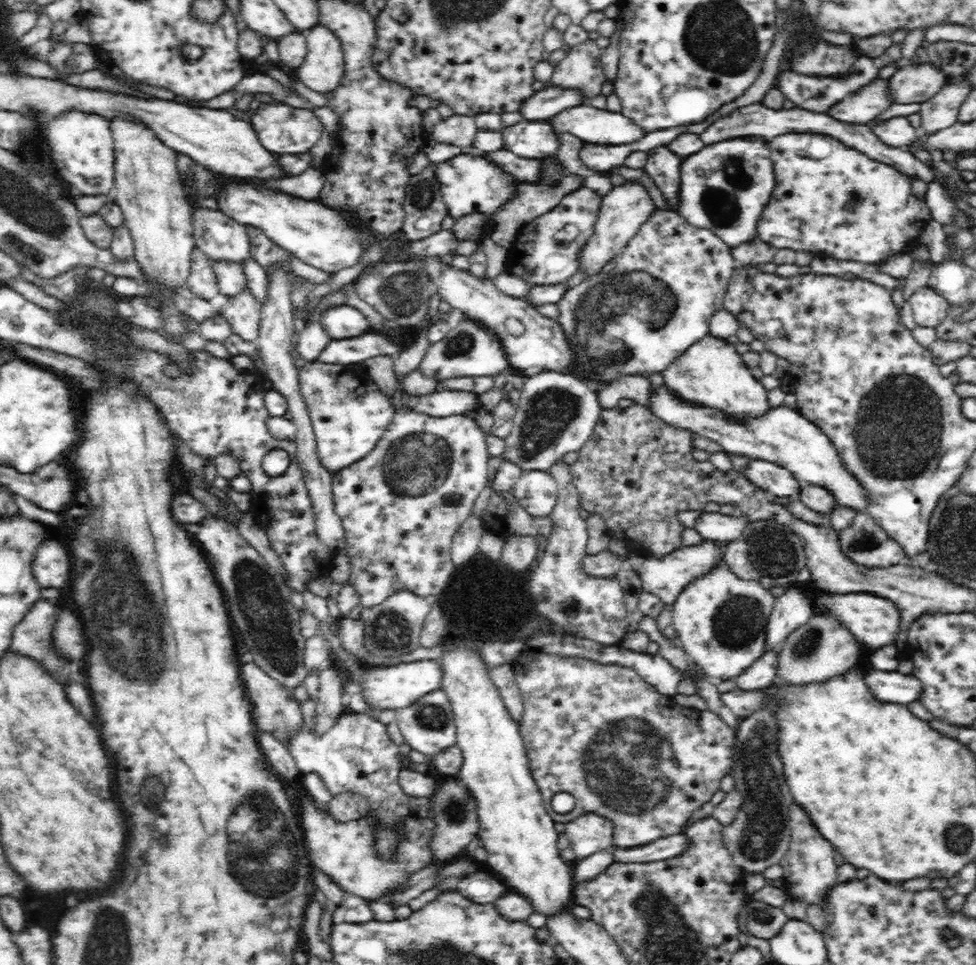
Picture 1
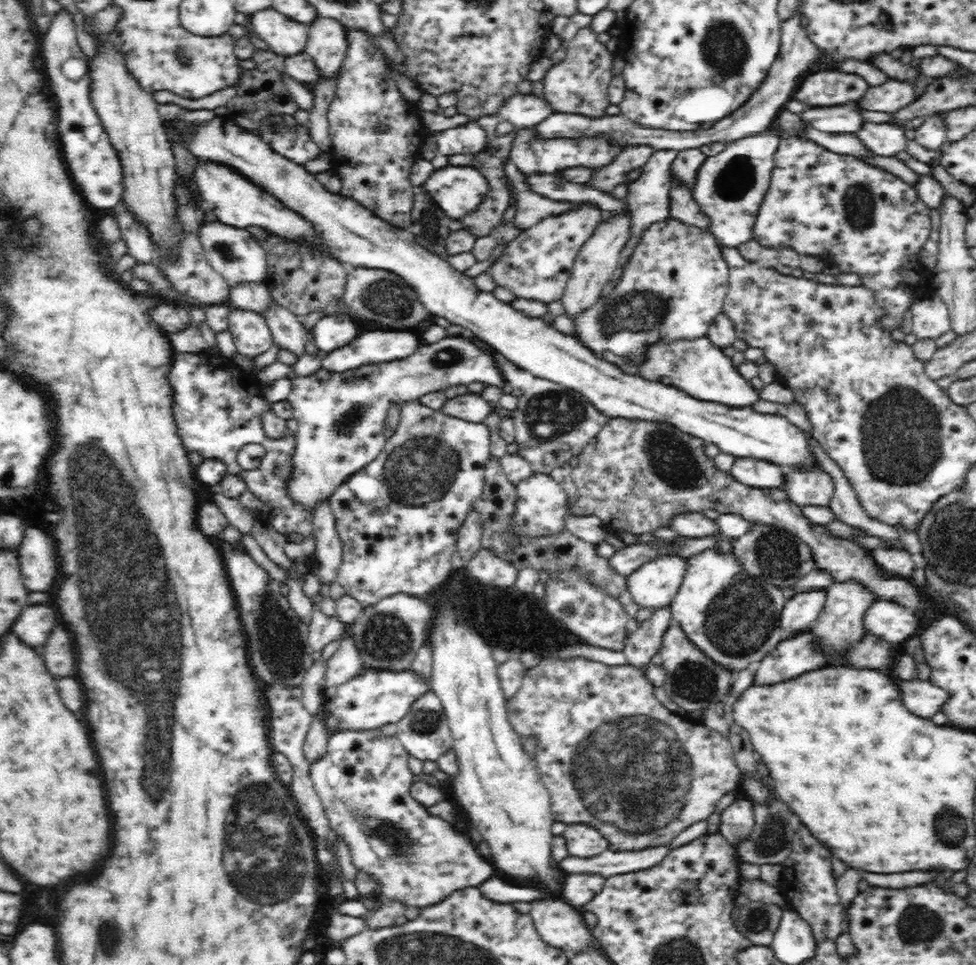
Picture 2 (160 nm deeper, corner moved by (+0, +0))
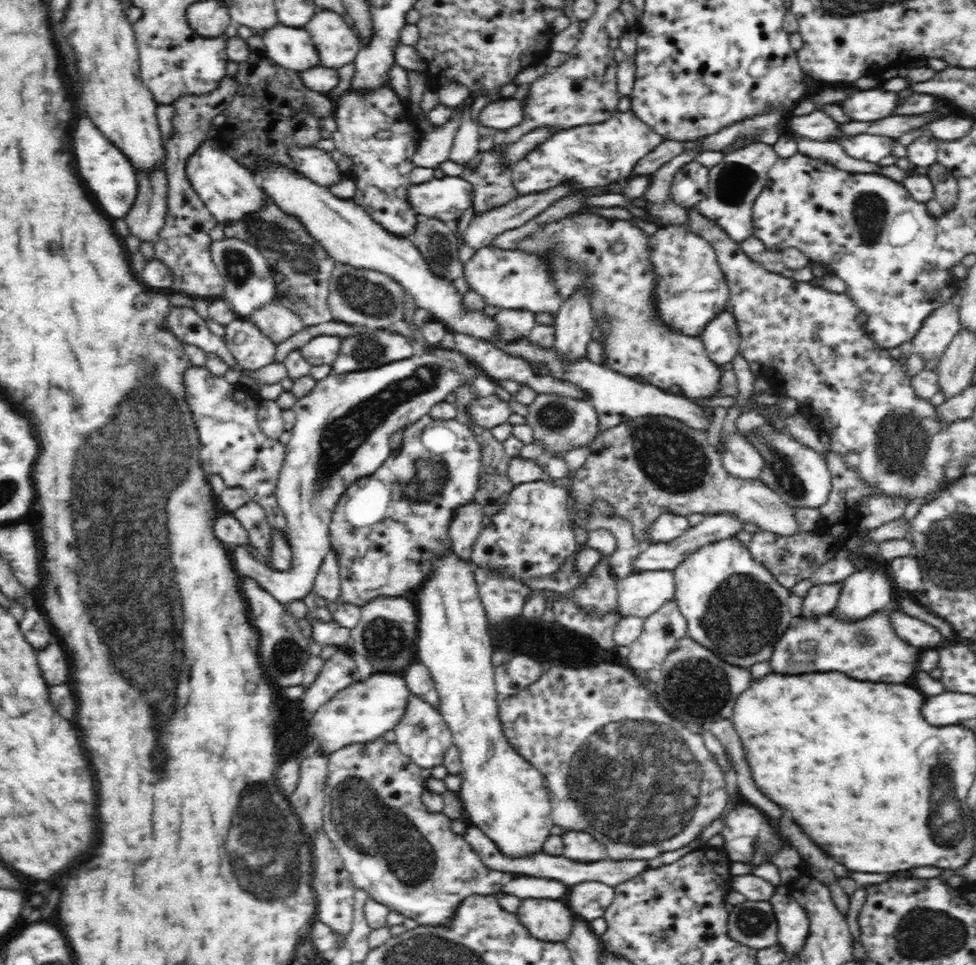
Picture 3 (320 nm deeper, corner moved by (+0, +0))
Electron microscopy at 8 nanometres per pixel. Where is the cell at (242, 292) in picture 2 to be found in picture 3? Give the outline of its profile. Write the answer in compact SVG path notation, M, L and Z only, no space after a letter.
M279 301L252 313L251 320L276 345L288 340L305 327L302 319L290 309L282 306Z

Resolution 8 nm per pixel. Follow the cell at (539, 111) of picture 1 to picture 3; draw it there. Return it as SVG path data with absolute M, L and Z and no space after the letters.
M499 99L487 104L480 112L477 126L492 128L494 131L507 131L522 123L524 111L522 102L514 99Z

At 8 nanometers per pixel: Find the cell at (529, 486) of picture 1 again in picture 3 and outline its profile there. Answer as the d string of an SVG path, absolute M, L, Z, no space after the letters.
M546 480L526 482L515 485L508 495L508 500L503 508L492 516L492 523L484 527L478 534L477 540L472 545L472 554L469 562L475 568L488 569L490 573L498 573L508 579L525 582L528 579L542 578L554 574L559 566L572 555L578 553L582 547L576 541L574 520L568 512L569 495L566 490L554 486Z

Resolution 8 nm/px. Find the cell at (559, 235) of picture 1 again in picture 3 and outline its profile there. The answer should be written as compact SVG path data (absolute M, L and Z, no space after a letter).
M488 245L476 249L474 256L463 264L463 279L467 283L468 291L474 291L484 299L484 306L498 307L499 310L555 314L562 304L560 295L554 289L550 266L538 255Z

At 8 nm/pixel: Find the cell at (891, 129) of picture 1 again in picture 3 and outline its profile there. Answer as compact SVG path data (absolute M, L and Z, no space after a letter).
M862 134L862 136L850 137L840 141L842 150L846 156L856 160L877 163L884 156L891 154L892 142L896 139L882 136Z

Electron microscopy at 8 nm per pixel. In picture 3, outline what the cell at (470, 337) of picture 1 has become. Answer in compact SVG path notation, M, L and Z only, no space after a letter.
M436 350L426 352L424 356L406 357L392 361L378 368L362 369L358 372L332 374L317 382L314 388L298 399L294 406L295 425L291 430L292 438L287 444L286 460L277 483L277 504L284 511L287 528L284 530L286 542L292 551L291 566L288 571L277 571L260 564L246 546L234 547L232 558L235 571L244 578L250 578L262 589L268 591L277 602L288 605L294 601L304 601L313 593L316 575L323 565L324 557L331 551L330 524L335 506L338 506L342 494L352 483L372 476L391 454L390 436L403 431L420 417L428 415L430 409L466 380L478 378L483 372L458 352Z

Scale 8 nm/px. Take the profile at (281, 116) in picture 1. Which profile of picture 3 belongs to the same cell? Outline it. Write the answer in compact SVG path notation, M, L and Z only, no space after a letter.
M292 147L289 156L300 173L328 190L347 177L331 153L319 147Z

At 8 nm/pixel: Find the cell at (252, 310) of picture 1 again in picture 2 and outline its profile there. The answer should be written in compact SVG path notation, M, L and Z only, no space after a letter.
M232 308L228 319L228 330L238 354L254 359L272 348L273 334L266 319L258 312Z

